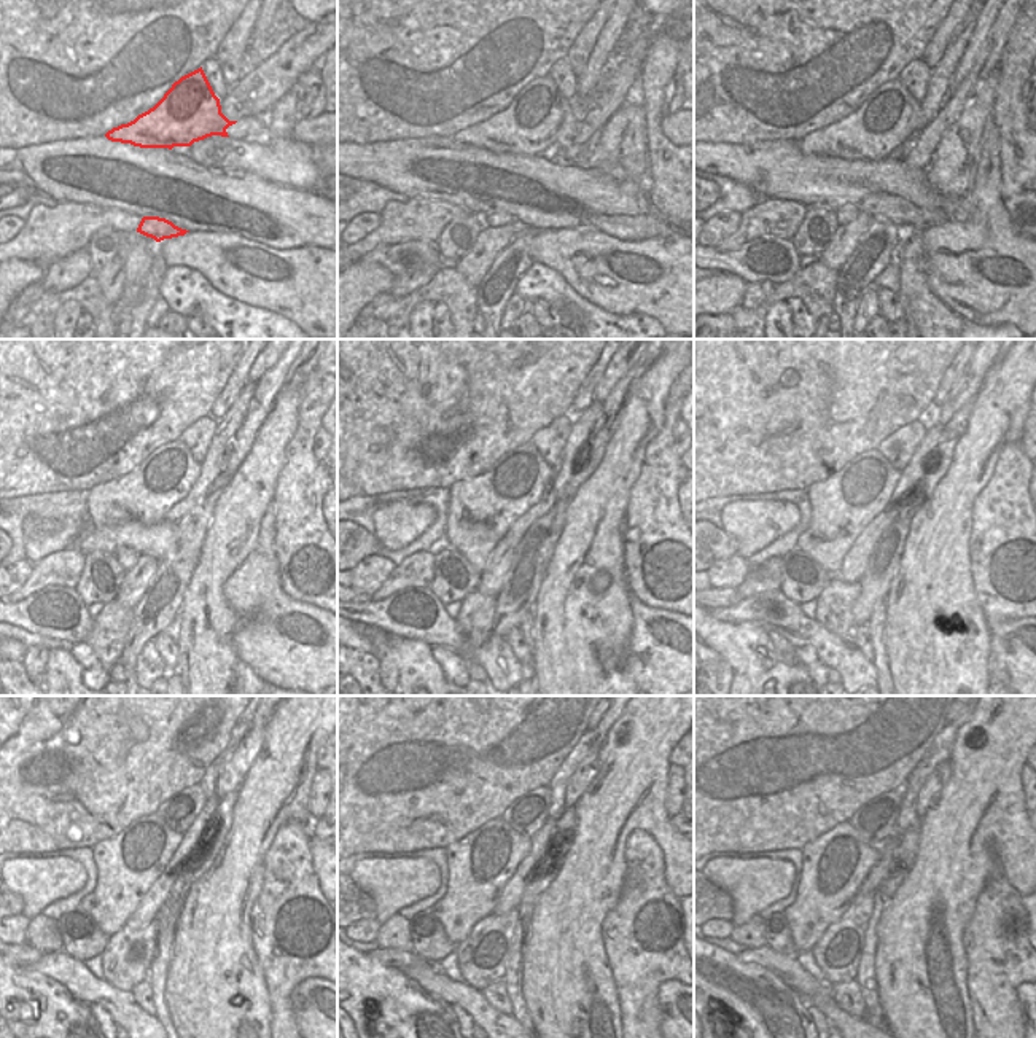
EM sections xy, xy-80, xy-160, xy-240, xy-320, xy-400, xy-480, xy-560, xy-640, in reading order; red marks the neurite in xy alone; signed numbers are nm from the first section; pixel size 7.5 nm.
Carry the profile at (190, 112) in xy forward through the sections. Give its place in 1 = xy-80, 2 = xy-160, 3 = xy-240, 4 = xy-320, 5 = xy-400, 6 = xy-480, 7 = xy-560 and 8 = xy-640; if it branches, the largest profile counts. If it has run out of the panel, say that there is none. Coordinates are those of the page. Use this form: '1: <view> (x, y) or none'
1: xy-80 (540, 118)
2: xy-160 (890, 118)
3: xy-240 (166, 476)
4: xy-320 (481, 510)
5: xy-400 (844, 505)
6: xy-480 (128, 865)
7: xy-560 (479, 865)
8: xy-640 (833, 866)

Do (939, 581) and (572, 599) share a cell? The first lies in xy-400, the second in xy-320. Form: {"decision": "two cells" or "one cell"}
{"decision": "one cell"}

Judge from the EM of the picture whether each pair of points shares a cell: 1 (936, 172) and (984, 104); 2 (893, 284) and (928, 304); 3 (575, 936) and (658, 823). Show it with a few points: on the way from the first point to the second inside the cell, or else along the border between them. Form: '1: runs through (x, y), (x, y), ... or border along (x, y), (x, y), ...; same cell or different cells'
1: runs through (954, 158), (969, 142), (971, 121); same cell
2: border along (895, 261), (899, 269), (898, 293); different cells
3: runs through (576, 901), (584, 889), (615, 860), (623, 833); same cell

